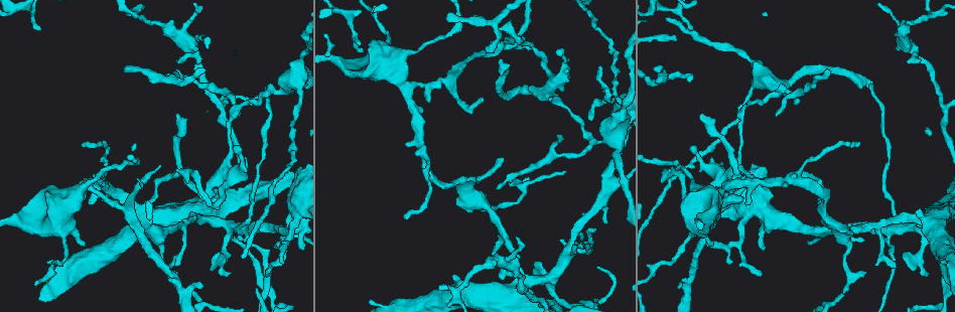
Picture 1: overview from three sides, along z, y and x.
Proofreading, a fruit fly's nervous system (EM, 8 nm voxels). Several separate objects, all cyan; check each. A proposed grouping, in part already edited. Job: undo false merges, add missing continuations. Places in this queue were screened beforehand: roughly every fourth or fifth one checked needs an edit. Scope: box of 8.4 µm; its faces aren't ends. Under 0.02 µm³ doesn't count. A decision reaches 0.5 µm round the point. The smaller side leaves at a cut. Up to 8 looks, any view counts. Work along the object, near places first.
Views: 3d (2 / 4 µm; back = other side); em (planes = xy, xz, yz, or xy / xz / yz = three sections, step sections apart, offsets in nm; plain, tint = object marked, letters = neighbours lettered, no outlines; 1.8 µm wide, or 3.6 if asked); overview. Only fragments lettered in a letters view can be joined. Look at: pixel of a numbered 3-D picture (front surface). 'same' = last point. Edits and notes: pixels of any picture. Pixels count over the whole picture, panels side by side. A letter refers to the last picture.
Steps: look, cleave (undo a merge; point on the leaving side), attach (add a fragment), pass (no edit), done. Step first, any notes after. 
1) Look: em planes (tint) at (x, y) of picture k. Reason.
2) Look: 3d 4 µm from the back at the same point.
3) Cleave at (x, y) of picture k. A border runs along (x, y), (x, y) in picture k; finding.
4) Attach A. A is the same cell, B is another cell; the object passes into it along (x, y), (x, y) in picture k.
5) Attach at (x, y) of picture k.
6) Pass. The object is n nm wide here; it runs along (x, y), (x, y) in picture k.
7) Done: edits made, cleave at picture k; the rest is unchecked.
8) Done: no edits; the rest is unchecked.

Look: 3d 2 µm at (509, 21) of picture 1. An open end.

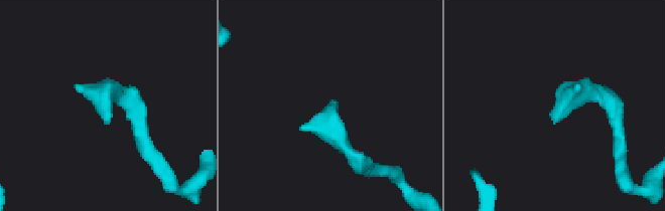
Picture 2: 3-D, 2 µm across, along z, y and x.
Look: em planes (letters) at (108, 124) of picture 2.

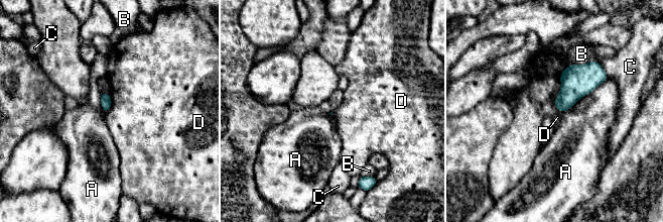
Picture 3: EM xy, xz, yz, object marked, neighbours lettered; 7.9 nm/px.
Pass. A, B, C and D are other cells; a border runs along (110, 94), (111, 107), (105, 114) in picture 3; no lettered fragment goes on from it.

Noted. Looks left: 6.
Look: em xy step 16 (tint) at (221, 174) of picture 1. Thin arm on a thick one.

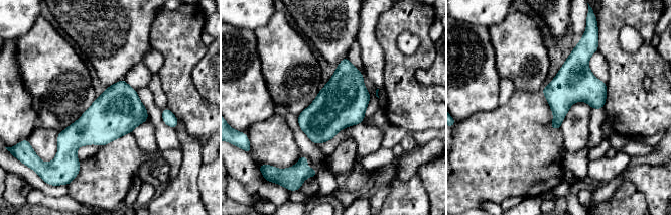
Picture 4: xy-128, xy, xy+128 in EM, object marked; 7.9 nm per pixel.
Look: em planes (letters) at the same point.

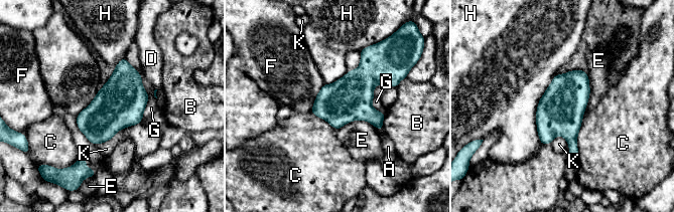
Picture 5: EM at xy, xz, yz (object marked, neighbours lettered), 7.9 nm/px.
Pass. The longest contact is with H, 600 nm; A, B, C, D, E, F, G, H and K are other cells; a border runs along (585, 110), (577, 136), (575, 158) in picture 5; all the same cell.

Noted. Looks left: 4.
Look: em 3.6 µm planes (tint) at (593, 141) of picture 1. Looks like a crossing.

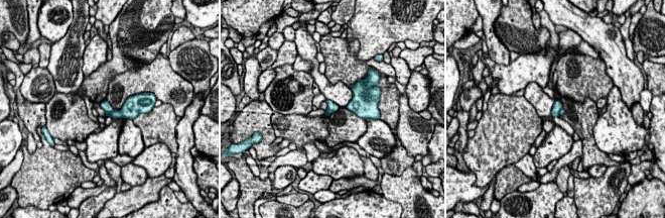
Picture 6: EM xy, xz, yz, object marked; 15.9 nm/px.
Look: em 3.6 µm planes (letters) at the same point. What lies round it.

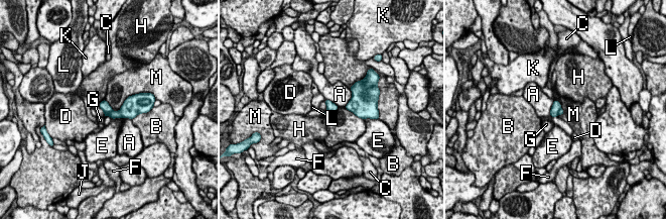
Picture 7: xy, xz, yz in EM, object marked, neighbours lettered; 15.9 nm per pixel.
Cleave at (104, 105) of picture 7. The object is 160 nm wide here; A, B, C, D, E, F, G, H, J, K, L and M are other cells; a border runs along (112, 110), (107, 115) in picture 7; a second cell is stuck on.

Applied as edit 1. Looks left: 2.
Done: edits made, cleave at picture 7; the rest is unchecked.

